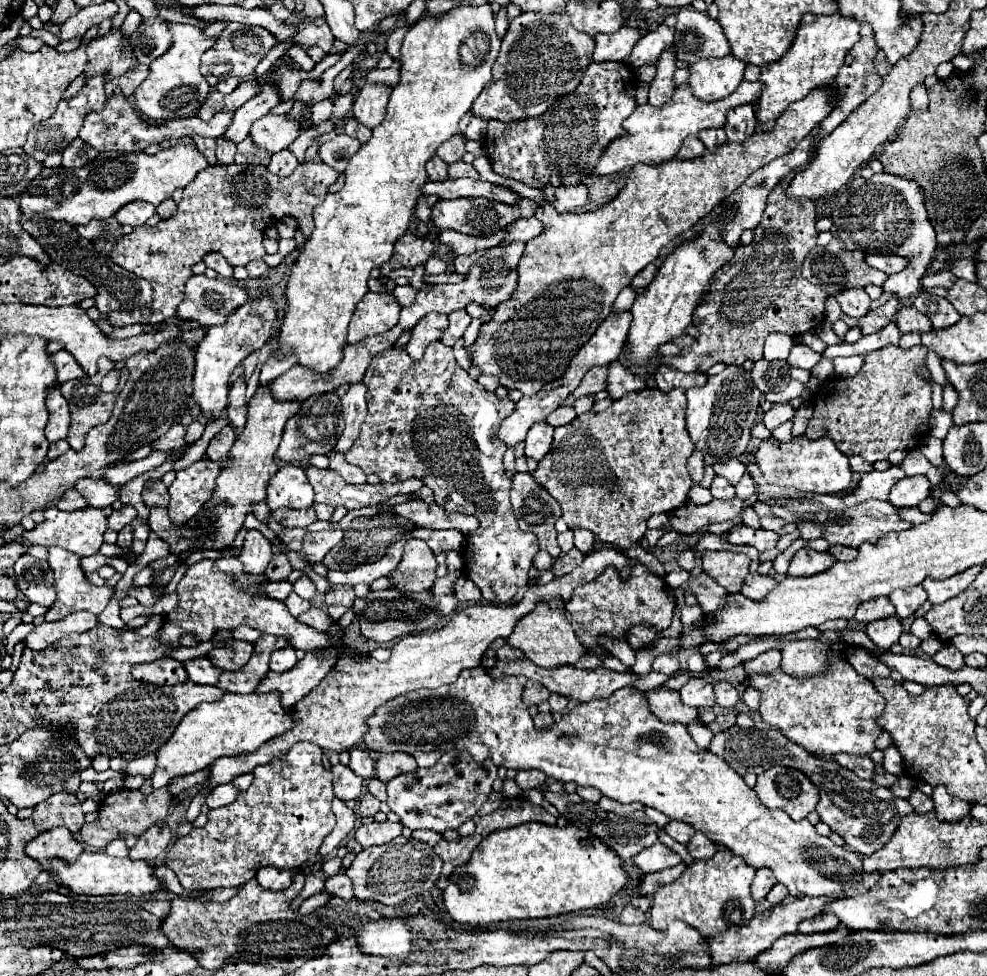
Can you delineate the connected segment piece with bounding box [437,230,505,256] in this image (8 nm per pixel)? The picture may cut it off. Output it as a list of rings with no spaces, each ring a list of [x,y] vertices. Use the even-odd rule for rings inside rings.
[[[443,230],[439,232],[437,240],[445,246],[451,248],[453,256],[459,256],[459,254],[473,254],[477,250],[483,250],[483,248],[491,248],[491,246],[499,246],[499,242],[503,240],[505,232],[499,232],[499,236],[487,236],[487,238],[473,238],[473,236],[465,236],[465,234],[459,234],[455,230]]]

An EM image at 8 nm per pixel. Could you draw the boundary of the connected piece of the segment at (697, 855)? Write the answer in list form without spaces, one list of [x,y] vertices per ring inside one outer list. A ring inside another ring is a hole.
[[[697,832],[693,840],[687,844],[687,850],[695,860],[709,860],[717,852],[717,846],[707,836]]]

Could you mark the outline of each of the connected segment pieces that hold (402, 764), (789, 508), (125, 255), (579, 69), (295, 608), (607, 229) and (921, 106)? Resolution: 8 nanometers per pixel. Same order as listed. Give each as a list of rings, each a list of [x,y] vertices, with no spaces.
[[[395,752],[395,754],[381,754],[375,770],[377,770],[377,778],[381,782],[387,784],[391,778],[405,774],[405,772],[413,772],[417,769],[417,762],[411,754],[405,752]]]
[[[755,462],[747,464],[747,472],[753,476],[755,484],[759,484],[757,494],[759,500],[769,504],[773,508],[773,514],[777,514],[779,518],[797,524],[801,538],[803,540],[811,540],[811,538],[825,538],[829,544],[841,544],[841,546],[849,546],[849,548],[859,548],[859,544],[863,542],[877,542],[879,538],[883,538],[889,532],[899,532],[905,528],[911,528],[913,524],[903,520],[899,510],[889,504],[889,502],[881,502],[881,500],[865,500],[861,504],[855,506],[847,506],[843,502],[841,496],[829,496],[829,494],[805,494],[797,488],[781,488],[781,486],[773,486],[767,484],[761,476],[761,470]]]
[[[303,162],[299,164],[291,176],[281,178],[271,174],[265,166],[255,166],[255,164],[231,164],[231,166],[209,166],[205,170],[201,170],[197,174],[197,178],[185,186],[183,190],[183,200],[179,202],[177,214],[161,220],[155,226],[137,226],[133,228],[131,234],[121,236],[111,254],[109,260],[145,280],[149,280],[149,284],[153,286],[153,304],[151,308],[143,308],[143,310],[133,310],[133,312],[115,312],[109,314],[109,322],[113,326],[127,326],[127,324],[143,324],[143,322],[163,322],[171,316],[175,316],[177,306],[183,300],[183,290],[185,290],[185,282],[189,280],[189,276],[193,274],[191,268],[193,264],[201,262],[201,258],[207,252],[219,252],[227,258],[227,262],[231,266],[247,266],[251,260],[263,260],[265,256],[265,248],[263,248],[263,232],[267,226],[273,226],[275,222],[279,222],[285,216],[291,216],[297,220],[297,226],[301,230],[301,234],[307,238],[313,232],[313,208],[317,204],[321,204],[327,196],[327,186],[333,184],[339,178],[339,172],[333,170],[331,166],[323,164],[323,162]]]
[[[519,14],[501,42],[499,58],[493,64],[493,86],[485,86],[473,102],[473,116],[511,122],[541,116],[557,98],[573,92],[585,68],[591,64],[595,40],[571,26],[569,16]]]
[[[291,594],[287,600],[285,600],[285,606],[287,606],[287,610],[297,618],[299,614],[303,614],[305,610],[309,610],[309,602],[305,602],[305,600],[301,600],[297,594]]]
[[[833,86],[821,88],[821,92],[813,92],[813,96],[807,96],[805,100],[791,104],[777,118],[775,128],[771,132],[757,132],[741,144],[727,142],[721,148],[717,148],[717,152],[705,152],[705,156],[697,160],[669,160],[659,166],[637,164],[633,166],[625,188],[607,206],[587,214],[559,214],[543,198],[543,192],[539,188],[517,184],[517,180],[505,180],[503,176],[493,174],[487,156],[477,156],[473,160],[473,166],[479,172],[481,180],[509,186],[519,196],[527,196],[529,200],[539,202],[535,218],[541,220],[547,226],[547,230],[527,242],[517,266],[517,288],[513,296],[495,306],[493,318],[481,326],[475,344],[467,348],[473,366],[477,366],[481,374],[497,376],[499,384],[503,384],[507,390],[519,390],[521,394],[537,394],[547,382],[561,378],[567,366],[571,364],[573,356],[579,352],[579,348],[589,340],[589,336],[593,336],[593,332],[611,312],[611,304],[615,302],[617,294],[631,284],[631,278],[649,262],[657,260],[665,244],[673,242],[685,230],[691,230],[699,220],[709,216],[713,208],[717,208],[721,200],[727,200],[729,194],[733,194],[755,170],[791,152],[809,134],[813,124],[819,124],[823,118],[829,116],[829,112],[833,110],[833,106],[829,104],[831,94],[835,94]]]
[[[923,84],[917,86],[917,88],[913,88],[913,92],[911,92],[911,108],[913,110],[925,110],[925,108],[929,108],[927,88]]]

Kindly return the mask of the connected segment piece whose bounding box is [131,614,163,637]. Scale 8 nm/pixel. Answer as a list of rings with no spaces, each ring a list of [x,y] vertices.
[[[151,615],[149,616],[149,621],[142,627],[131,629],[134,632],[140,633],[141,636],[147,637],[156,633],[163,624],[162,615]]]

